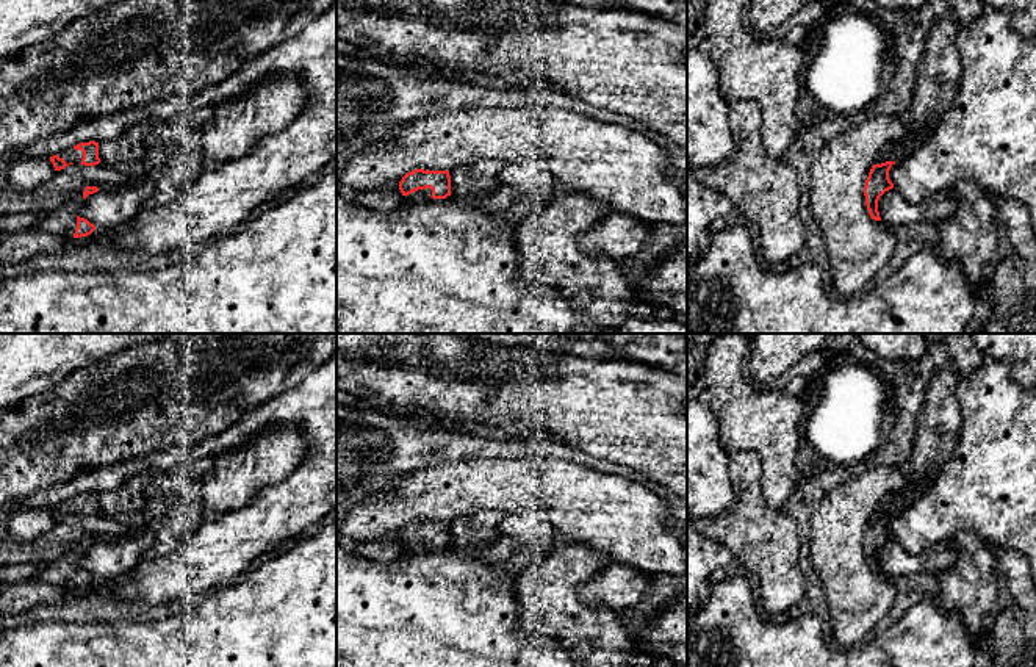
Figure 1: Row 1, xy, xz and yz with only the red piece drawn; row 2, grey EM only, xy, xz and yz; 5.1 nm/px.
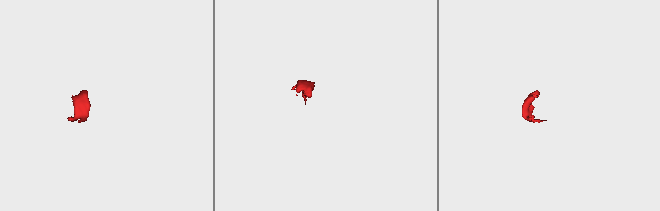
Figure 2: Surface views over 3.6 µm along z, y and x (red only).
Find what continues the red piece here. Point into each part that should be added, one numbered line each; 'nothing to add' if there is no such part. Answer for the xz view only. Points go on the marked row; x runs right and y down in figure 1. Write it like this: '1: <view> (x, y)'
1: xz (418, 196)

